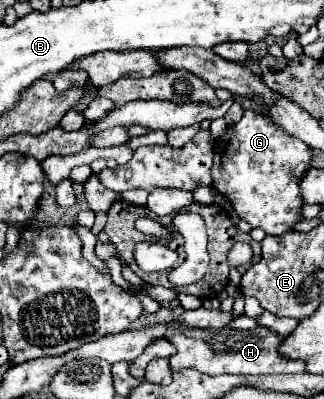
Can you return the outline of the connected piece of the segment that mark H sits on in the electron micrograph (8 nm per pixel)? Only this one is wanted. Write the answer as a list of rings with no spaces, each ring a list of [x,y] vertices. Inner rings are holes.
[[[257,326],[253,330],[173,330],[167,338],[177,346],[177,354],[169,360],[171,370],[195,368],[209,376],[217,374],[305,374],[303,360],[289,360],[279,354],[279,346],[285,340],[277,332]]]

